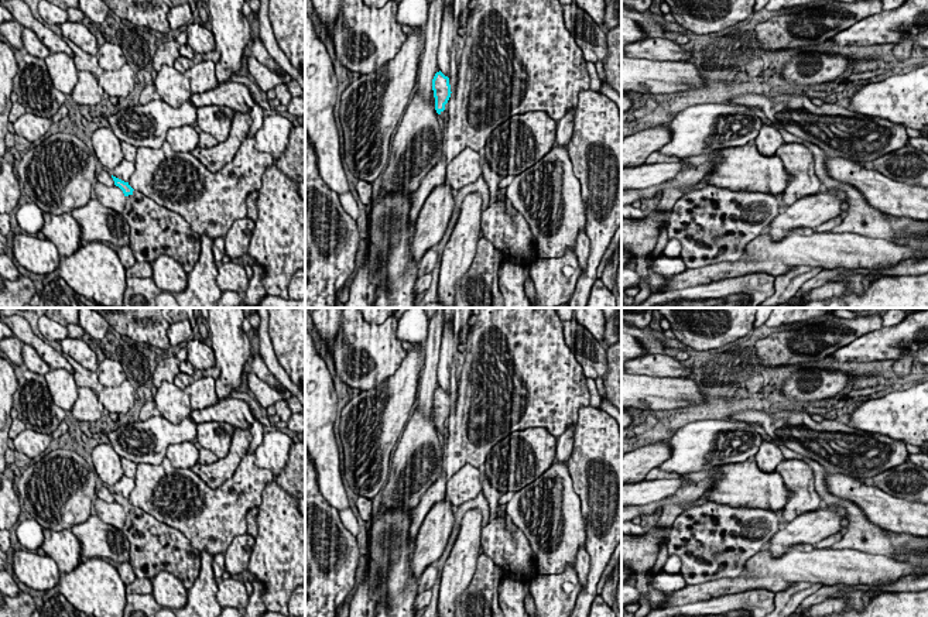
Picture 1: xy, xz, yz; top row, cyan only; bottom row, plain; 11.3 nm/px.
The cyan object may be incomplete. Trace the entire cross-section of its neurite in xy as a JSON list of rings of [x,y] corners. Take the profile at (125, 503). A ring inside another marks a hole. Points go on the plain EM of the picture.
[[[112,494],[126,513],[121,531],[130,542],[129,562],[136,577],[153,579],[160,572],[169,572],[191,589],[201,572],[201,551],[177,528],[157,521],[129,498]]]

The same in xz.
[[[441,387],[435,390],[432,395],[432,407],[435,414],[435,426],[439,433],[449,436],[449,433],[444,429],[445,421],[448,419],[451,409],[455,407],[458,400],[458,393],[448,394]]]

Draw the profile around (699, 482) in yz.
[[[716,467],[684,474],[688,484],[677,490],[671,497],[671,501],[662,507],[653,525],[671,528],[674,521],[684,513],[684,507],[681,504],[691,503],[706,493],[715,484],[718,476],[719,470]]]

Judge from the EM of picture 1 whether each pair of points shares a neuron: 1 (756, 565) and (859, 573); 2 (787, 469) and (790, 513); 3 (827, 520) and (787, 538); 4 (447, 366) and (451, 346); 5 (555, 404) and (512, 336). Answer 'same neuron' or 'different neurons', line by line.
1: same neuron
2: same neuron
3: same neuron
4: same neuron
5: same neuron

